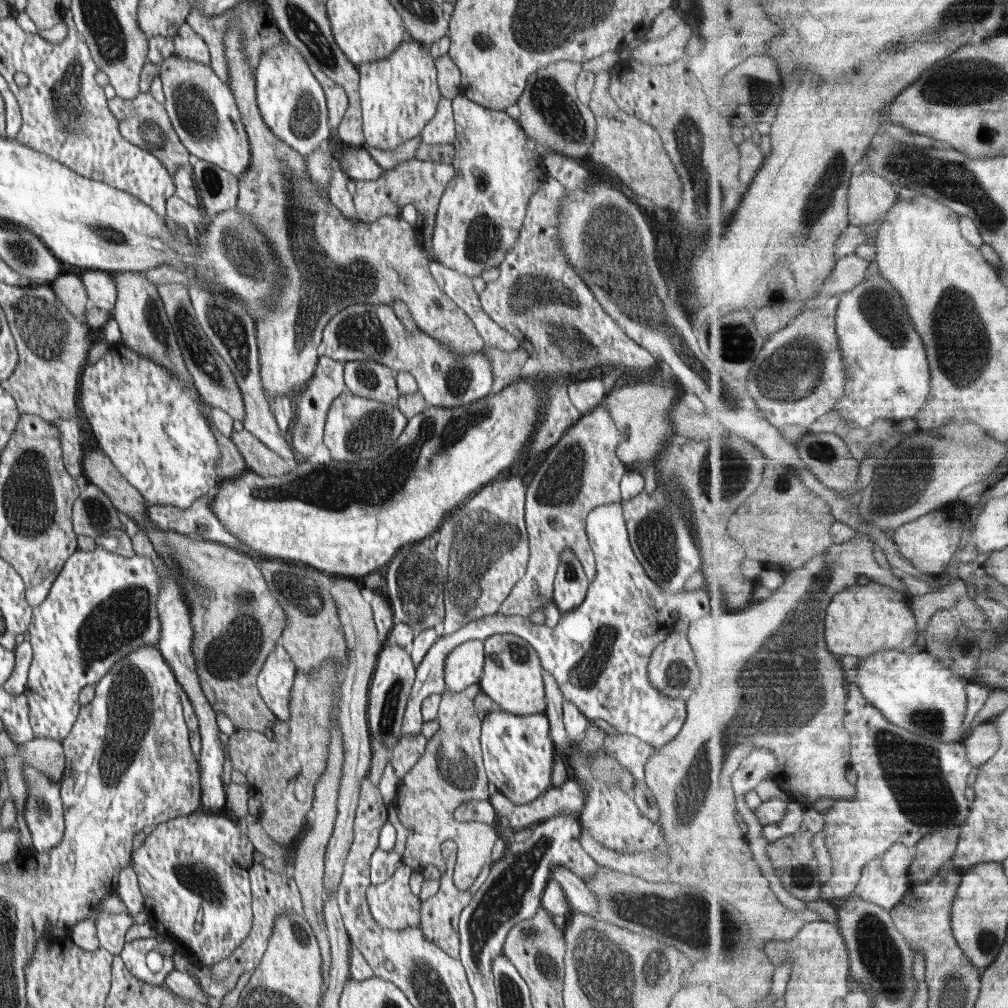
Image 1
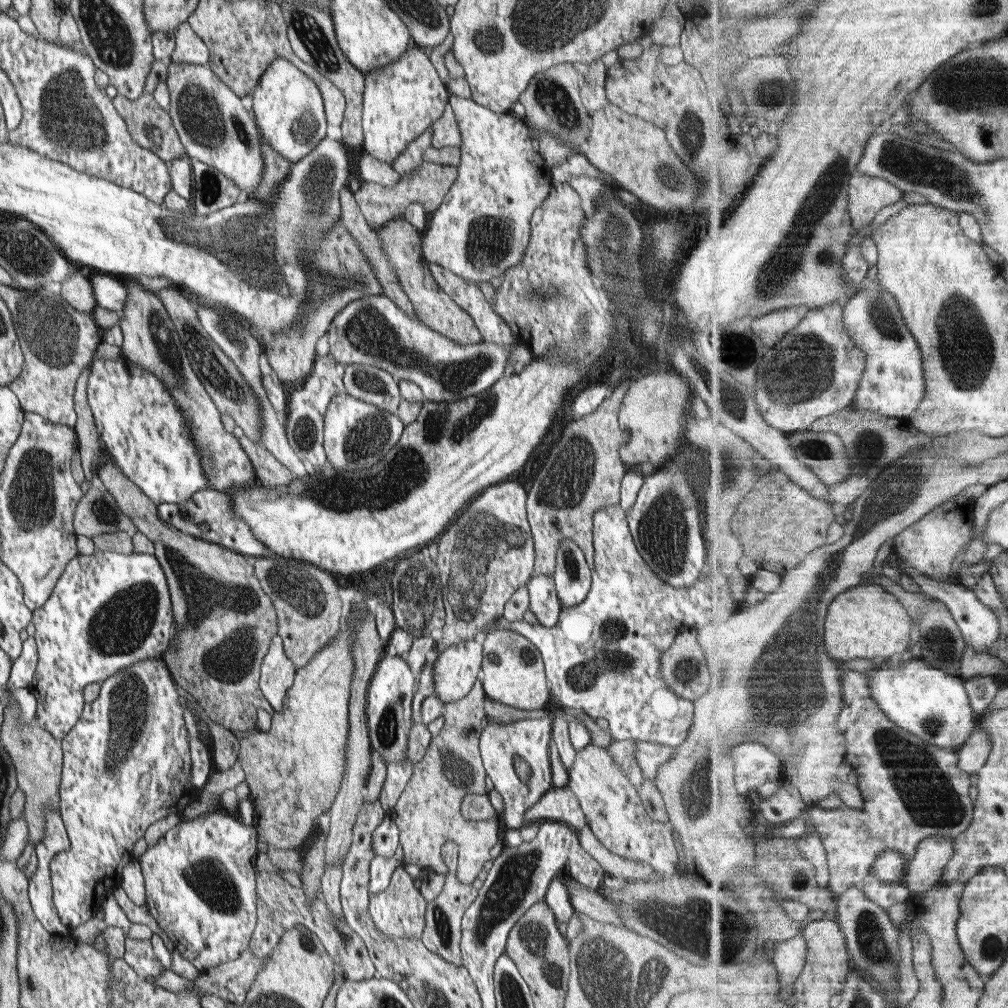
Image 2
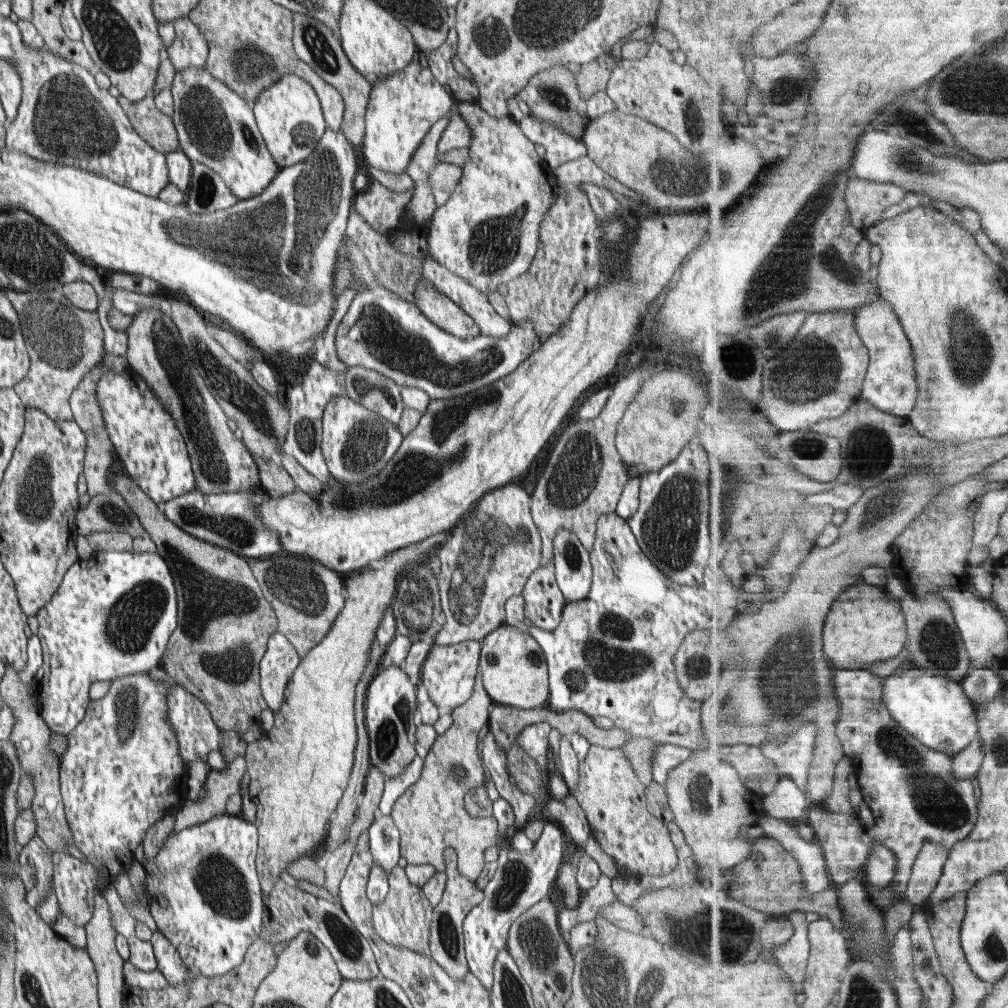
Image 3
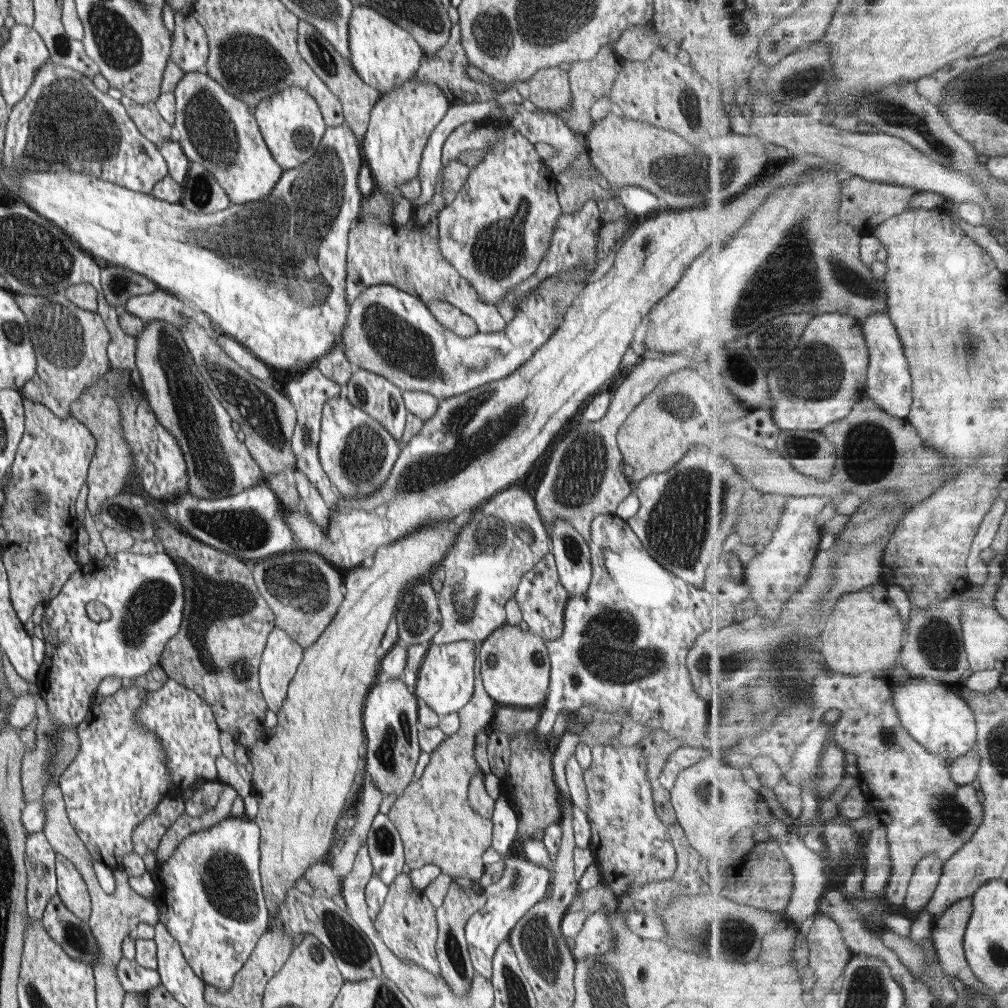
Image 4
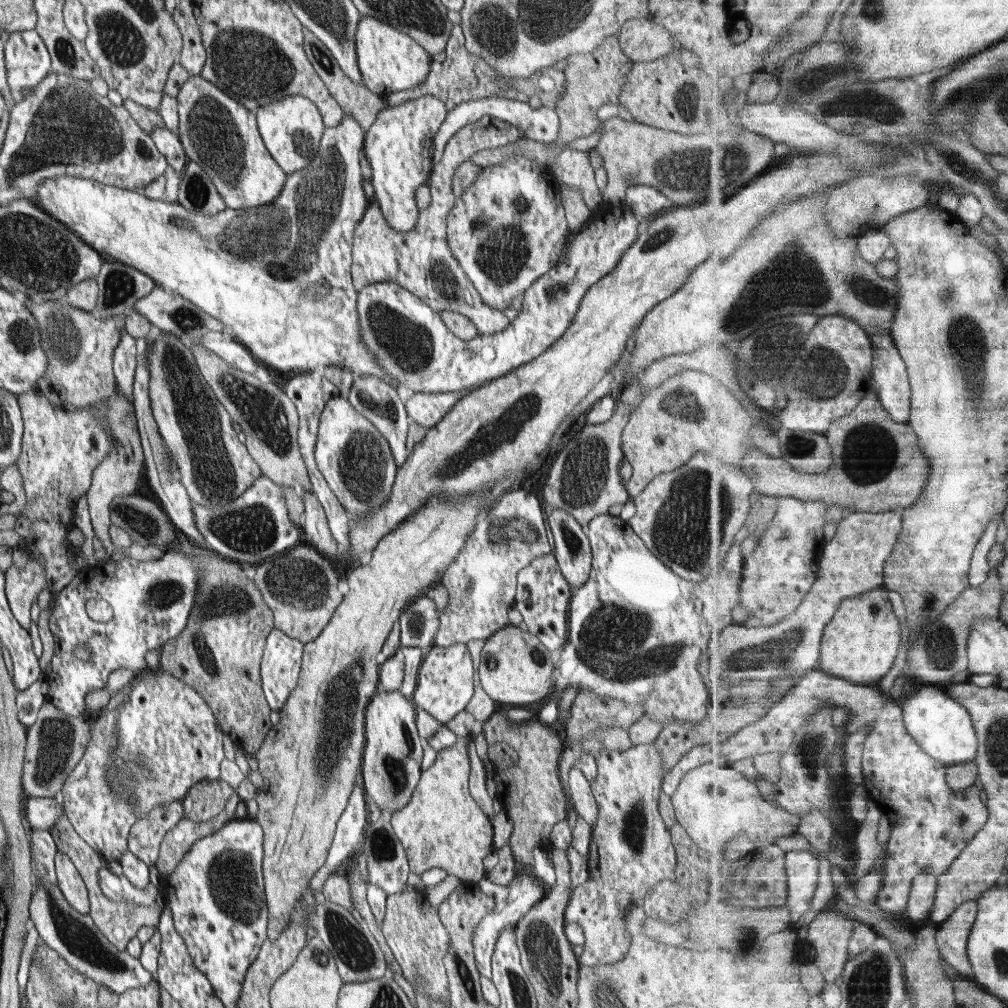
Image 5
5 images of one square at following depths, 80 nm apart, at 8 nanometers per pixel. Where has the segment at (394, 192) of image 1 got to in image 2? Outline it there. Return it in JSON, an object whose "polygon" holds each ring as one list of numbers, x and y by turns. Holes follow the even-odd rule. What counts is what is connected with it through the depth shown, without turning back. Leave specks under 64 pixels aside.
{"polygon":[[424,161,412,172,402,173,401,180,394,186,361,181,361,187,353,194,356,209,375,231,379,230,385,222,403,217,407,206,413,202,421,202,430,216,440,206,457,176,457,166]]}

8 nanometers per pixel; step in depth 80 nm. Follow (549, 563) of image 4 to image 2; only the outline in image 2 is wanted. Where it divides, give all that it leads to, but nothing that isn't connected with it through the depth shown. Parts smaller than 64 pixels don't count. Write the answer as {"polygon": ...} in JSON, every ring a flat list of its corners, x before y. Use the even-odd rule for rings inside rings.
{"polygon":[[538,575,527,582,530,612,543,627,553,627,559,621,563,607,556,596,555,578,552,575]]}

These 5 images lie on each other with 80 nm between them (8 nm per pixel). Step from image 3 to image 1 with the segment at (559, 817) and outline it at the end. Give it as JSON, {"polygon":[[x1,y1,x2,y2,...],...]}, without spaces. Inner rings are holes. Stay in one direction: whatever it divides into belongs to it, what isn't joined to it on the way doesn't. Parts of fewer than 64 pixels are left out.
{"polygon":[[570,776,562,786,551,786,544,794,528,804,514,804,500,793,488,799,498,818,506,817,509,820,508,826,513,830,520,830,533,827,546,818,558,816,565,810,575,812,579,817,586,795,579,781]]}

